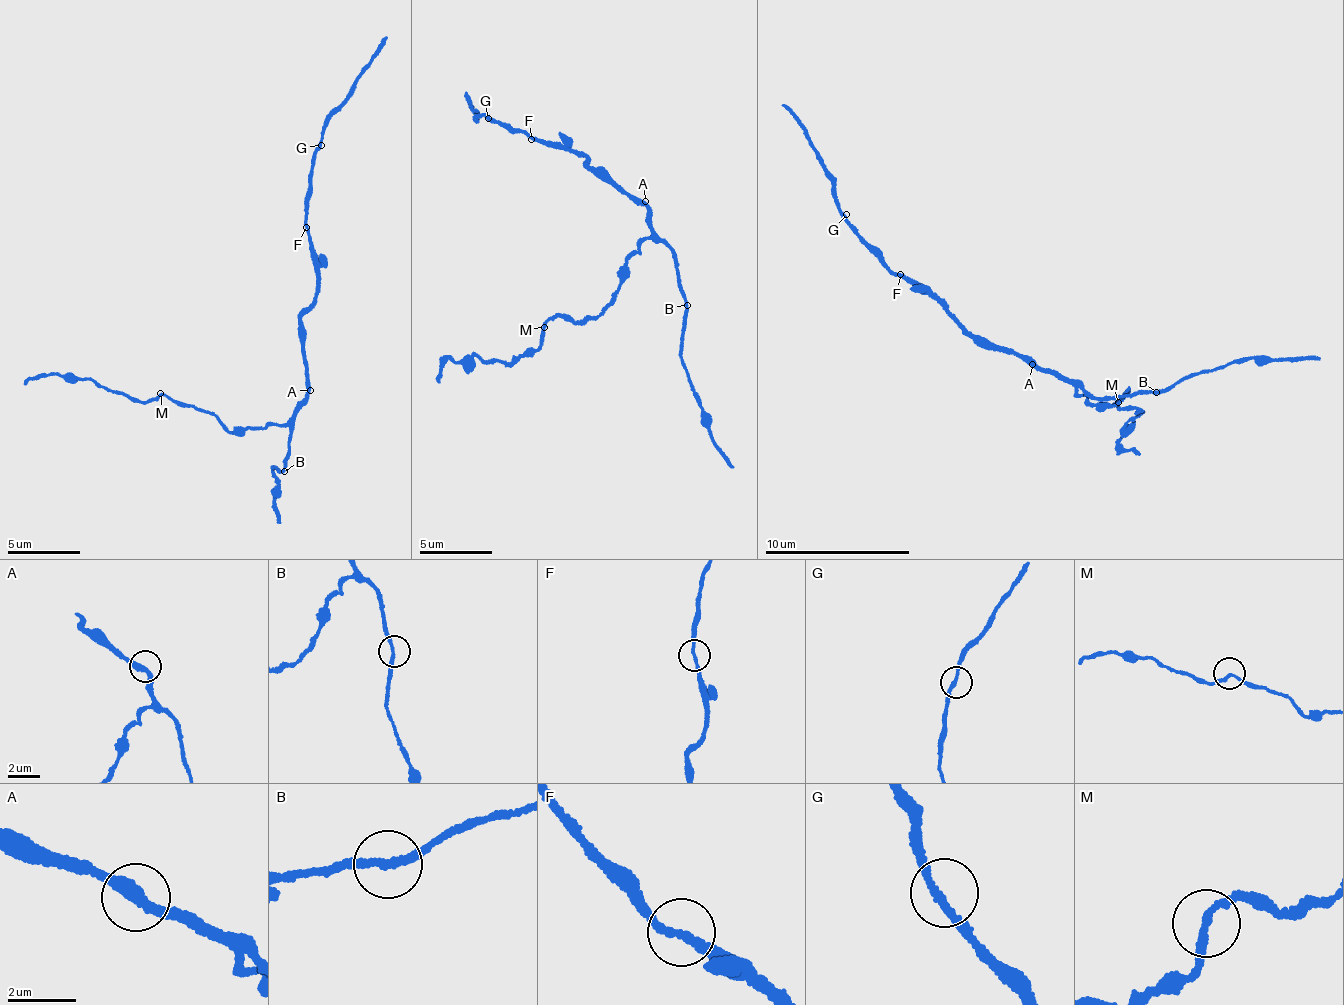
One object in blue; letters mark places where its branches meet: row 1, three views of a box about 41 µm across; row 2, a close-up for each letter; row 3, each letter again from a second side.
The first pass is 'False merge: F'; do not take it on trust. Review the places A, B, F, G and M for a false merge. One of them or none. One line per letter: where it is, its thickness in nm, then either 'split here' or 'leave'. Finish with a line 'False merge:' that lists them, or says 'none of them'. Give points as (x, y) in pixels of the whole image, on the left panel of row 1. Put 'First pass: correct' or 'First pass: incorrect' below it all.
A: (310, 390) | 280 nm | leave
B: (284, 471) | 200 nm | leave
F: (306, 227) | 200 nm | leave
G: (321, 145) | 200 nm | leave
M: (160, 393) | 190 nm | leave
False merge: none of them
First pass: incorrect

